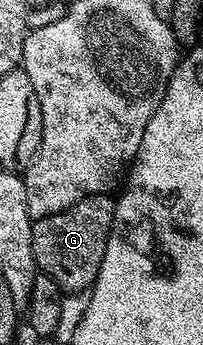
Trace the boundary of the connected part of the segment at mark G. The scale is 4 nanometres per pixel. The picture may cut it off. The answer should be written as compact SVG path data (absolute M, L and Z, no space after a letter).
M105 193L89 195L85 199L73 203L73 207L69 207L65 211L57 211L48 217L38 218L32 224L33 259L36 270L49 275L49 279L53 279L53 283L57 283L57 287L62 289L64 294L90 290L91 286L94 285L97 275L101 271L101 259L105 259L105 251L115 218L115 202L114 196Z

